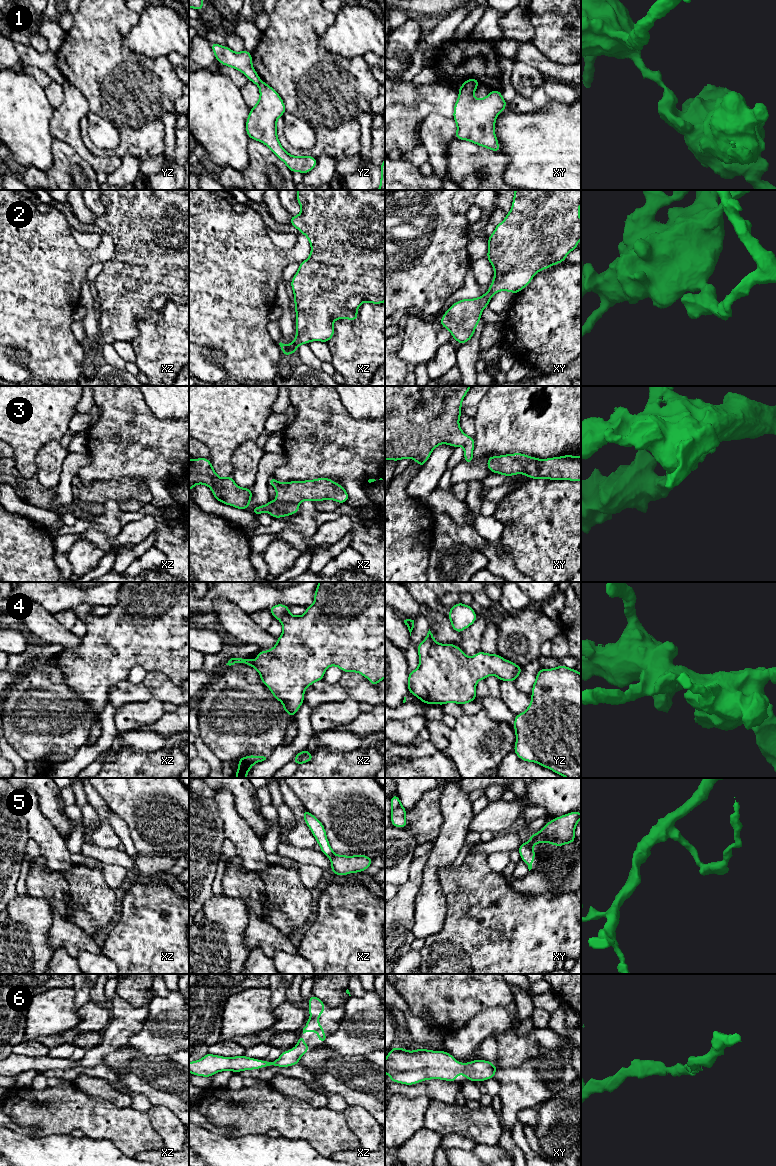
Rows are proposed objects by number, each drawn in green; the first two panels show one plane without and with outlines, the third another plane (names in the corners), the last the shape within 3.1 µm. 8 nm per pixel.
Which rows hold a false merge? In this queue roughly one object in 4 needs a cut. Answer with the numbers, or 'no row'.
1, 5

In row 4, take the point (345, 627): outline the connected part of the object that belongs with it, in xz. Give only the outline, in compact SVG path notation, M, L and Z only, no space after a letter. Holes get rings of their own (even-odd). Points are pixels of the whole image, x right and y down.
M319 582L314 594L314 604L306 607L306 612L303 615L292 615L289 612L289 606L283 604L276 604L268 608L268 610L274 618L277 618L281 622L283 627L283 632L279 636L276 645L271 650L260 651L257 654L256 660L233 657L226 665L231 666L236 663L245 663L255 668L261 677L261 682L270 689L275 699L283 703L283 710L288 713L288 716L295 716L304 702L304 691L314 682L323 680L325 670L329 666L337 666L342 672L357 672L366 677L374 686L385 678L385 582Z

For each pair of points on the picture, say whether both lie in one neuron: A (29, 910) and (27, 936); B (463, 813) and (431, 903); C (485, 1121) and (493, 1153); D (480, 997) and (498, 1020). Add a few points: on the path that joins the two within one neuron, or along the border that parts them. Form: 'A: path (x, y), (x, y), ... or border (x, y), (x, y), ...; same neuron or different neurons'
A: path (28, 916), (27, 930); same neuron
B: path (452, 835), (444, 852), (431, 868), (431, 881); same neuron
C: border (476, 1143), (497, 1145); different neurons
D: border (510, 1014), (502, 1007), (487, 1007), (469, 1021); different neurons

